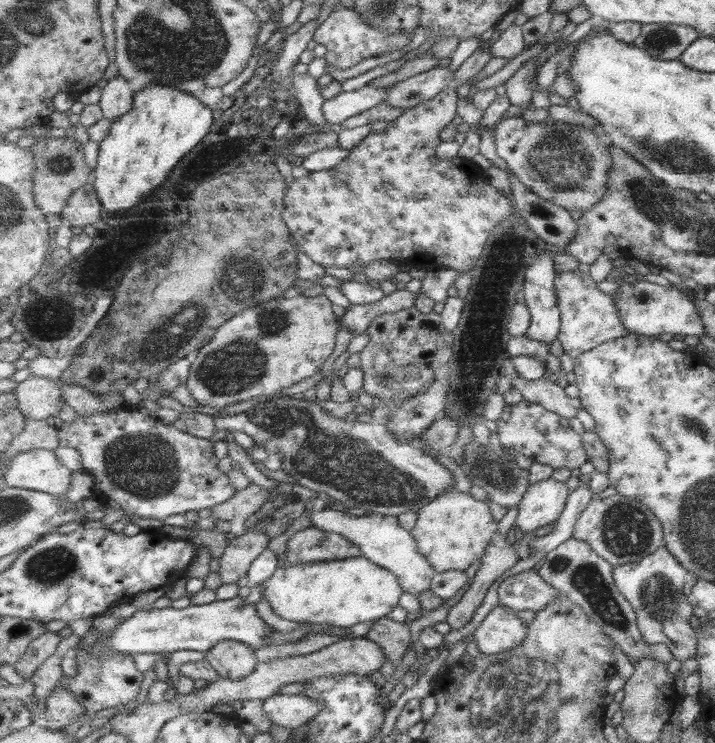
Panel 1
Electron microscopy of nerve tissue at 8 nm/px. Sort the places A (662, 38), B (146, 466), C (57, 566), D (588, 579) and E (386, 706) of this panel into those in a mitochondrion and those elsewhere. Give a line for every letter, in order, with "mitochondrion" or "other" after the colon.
A: mitochondrion
B: mitochondrion
C: mitochondrion
D: mitochondrion
E: other

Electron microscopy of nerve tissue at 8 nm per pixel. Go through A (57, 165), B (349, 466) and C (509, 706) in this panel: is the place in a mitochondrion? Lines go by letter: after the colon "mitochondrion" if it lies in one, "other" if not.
A: mitochondrion
B: mitochondrion
C: mitochondrion

